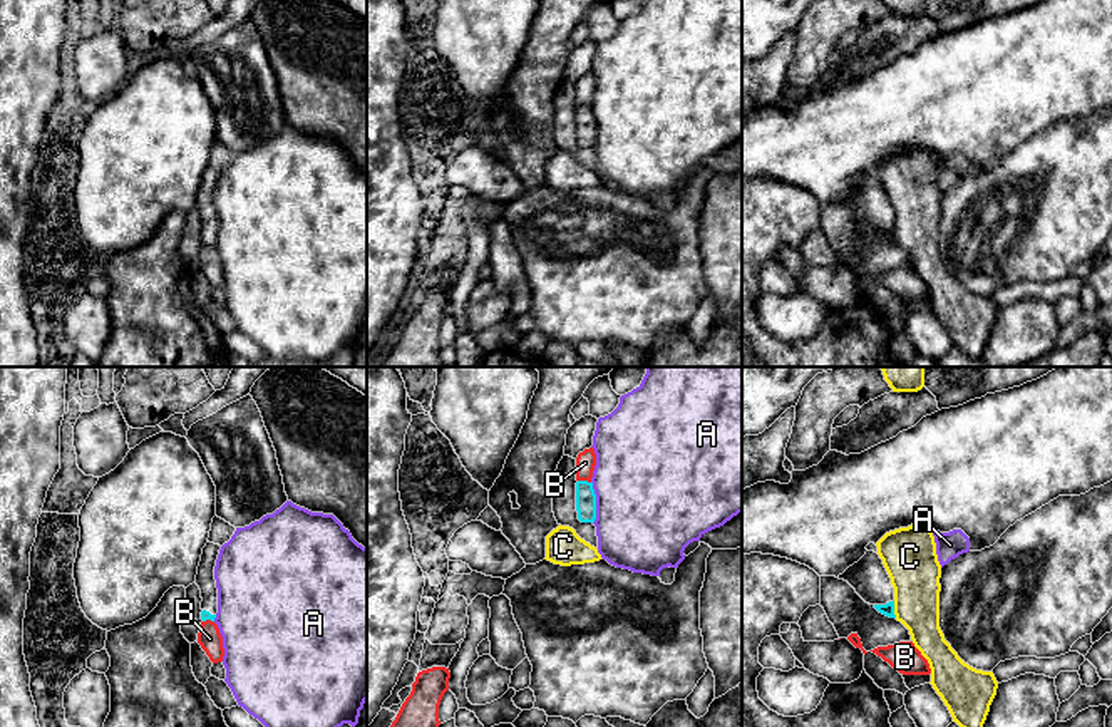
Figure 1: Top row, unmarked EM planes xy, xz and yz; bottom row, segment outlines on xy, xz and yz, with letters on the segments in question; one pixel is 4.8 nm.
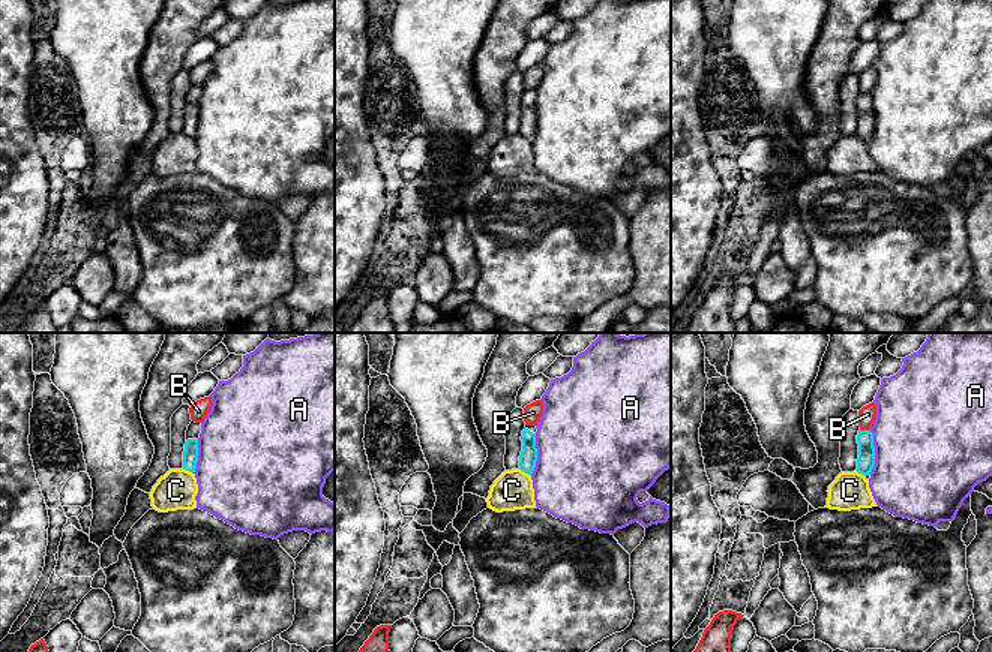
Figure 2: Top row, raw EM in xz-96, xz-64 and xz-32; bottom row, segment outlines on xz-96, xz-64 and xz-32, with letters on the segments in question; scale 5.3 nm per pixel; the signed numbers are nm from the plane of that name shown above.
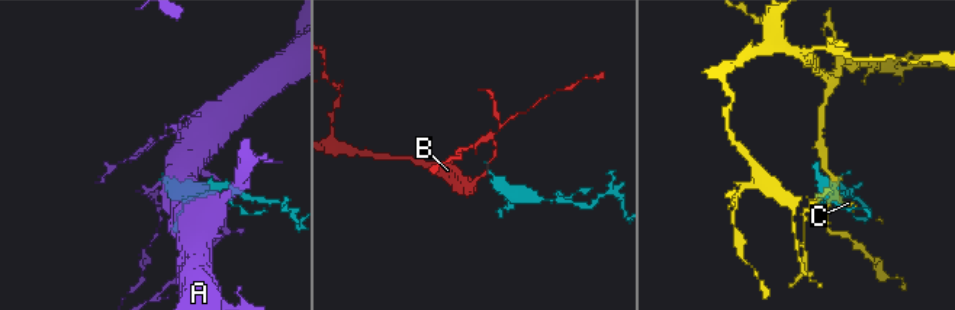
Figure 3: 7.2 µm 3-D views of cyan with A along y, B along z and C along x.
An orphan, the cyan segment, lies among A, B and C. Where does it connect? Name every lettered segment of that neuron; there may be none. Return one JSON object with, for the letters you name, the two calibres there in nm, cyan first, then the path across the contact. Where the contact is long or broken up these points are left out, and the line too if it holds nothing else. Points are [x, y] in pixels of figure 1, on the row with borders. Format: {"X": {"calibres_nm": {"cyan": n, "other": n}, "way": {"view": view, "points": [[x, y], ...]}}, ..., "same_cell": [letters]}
{"same_cell": []}

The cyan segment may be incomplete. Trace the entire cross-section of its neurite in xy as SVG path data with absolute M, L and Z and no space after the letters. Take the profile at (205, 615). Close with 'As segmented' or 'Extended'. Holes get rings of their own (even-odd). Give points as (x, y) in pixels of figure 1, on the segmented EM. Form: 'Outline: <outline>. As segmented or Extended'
Outline: M206 543L203 548L201 561L198 566L196 585L201 590L201 620L214 621L218 613L218 588L214 580L214 566L219 554L221 546L214 543Z. Extended

